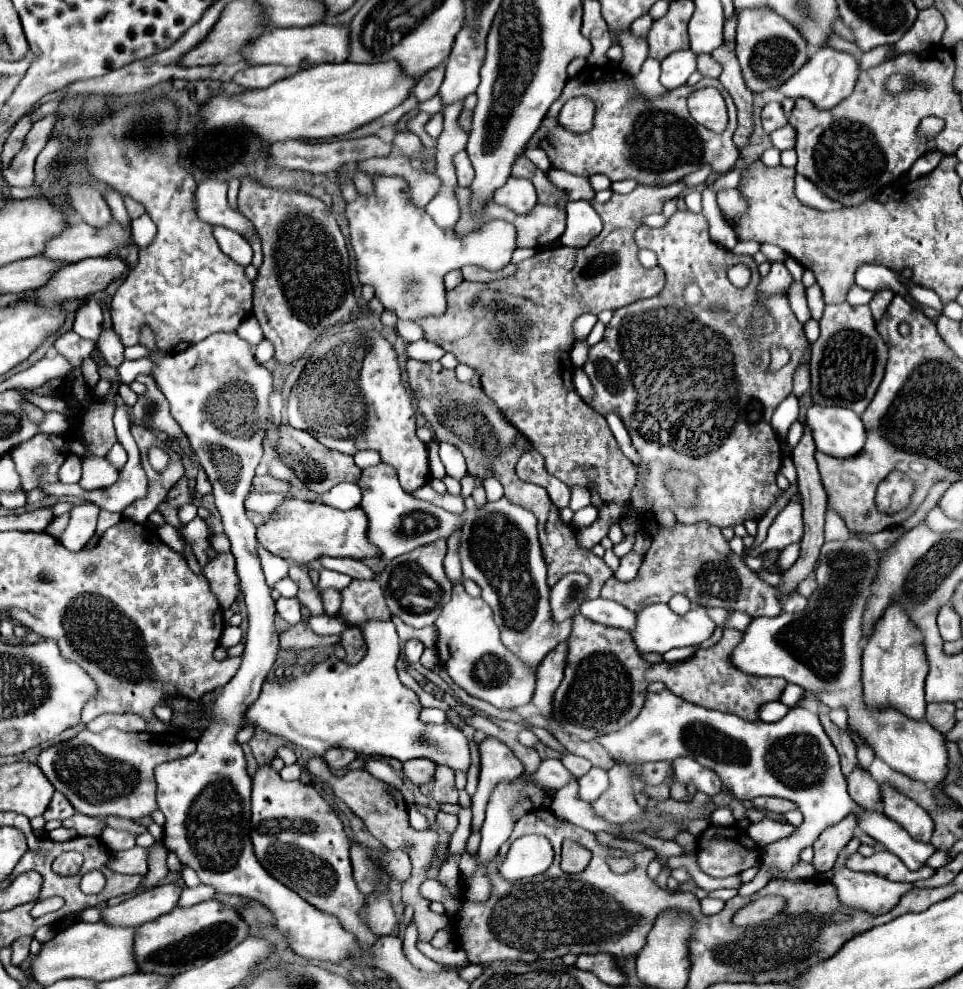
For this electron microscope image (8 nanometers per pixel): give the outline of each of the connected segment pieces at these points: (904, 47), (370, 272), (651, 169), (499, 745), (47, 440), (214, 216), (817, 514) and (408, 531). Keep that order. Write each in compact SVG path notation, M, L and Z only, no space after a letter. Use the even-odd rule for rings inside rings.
M933 6L925 8L919 12L911 30L899 42L895 42L895 50L891 56L901 52L921 52L933 44L939 44L943 32L945 32L945 20L943 16L939 16L939 10Z
M373 176L373 192L359 194L353 202L345 204L345 216L349 220L351 246L357 258L357 276L361 284L369 284L375 288L375 296L381 300L385 310L395 312L399 320L421 320L427 316L441 316L447 310L445 300L445 284L443 276L451 270L463 268L467 264L475 264L487 270L499 270L511 262L511 254L515 250L515 228L507 222L495 220L485 224L483 228L459 238L451 228L439 228L433 218L425 212L425 208L415 206L409 200L407 182L399 176Z
M603 66L603 68L585 68L579 76L567 82L563 94L559 96L559 100L553 102L541 128L535 132L535 138L531 138L529 148L533 146L543 148L553 168L567 170L571 174L579 174L585 178L593 174L605 174L611 182L635 178L639 184L661 186L681 180L683 176L699 170L699 166L703 164L709 164L711 170L717 174L729 172L739 158L739 150L731 138L735 128L737 128L737 108L719 80L703 78L692 89L689 86L681 86L665 94L665 98L641 102L631 96L629 76L625 76L621 70L613 66ZM708 86L717 88L727 102L729 126L723 134L715 134L705 126L697 124L687 110L687 96L699 88ZM577 96L585 96L595 104L595 124L589 132L583 134L575 134L557 122L563 104Z
M489 736L479 744L479 752L481 752L481 776L479 776L477 792L471 796L471 810L473 810L471 830L473 832L479 832L483 826L485 806L489 802L493 788L501 782L513 782L525 772L523 764L513 754L513 750L493 736Z
M67 432L61 436L39 434L15 446L9 452L17 466L17 472L21 476L21 486L25 492L37 488L41 482L57 482L57 470L61 468L61 464L65 462L65 456L69 454L71 438L73 438L73 432ZM37 466L43 466L45 470L37 474Z
M203 180L197 186L197 216L211 226L225 226L241 236L255 234L253 224L227 202L227 182L223 180Z
M805 426L805 434L801 438L801 442L797 444L797 448L793 450L791 458L795 462L795 468L797 468L797 482L799 482L799 494L803 496L803 522L805 522L805 534L803 534L803 540L801 540L801 556L799 560L787 570L781 574L781 584L777 586L777 590L781 592L781 598L785 598L787 594L791 592L797 592L797 586L815 570L817 566L817 560L819 560L819 550L823 546L823 524L825 524L825 506L827 506L827 494L825 494L825 488L821 484L821 476L819 476L819 470L817 470L817 462L813 458L815 454L815 444L813 444L813 436L811 436L811 430Z
M385 462L365 468L361 472L357 486L361 488L361 494L363 494L361 508L367 512L367 518L369 518L367 536L377 548L381 548L383 558L387 558L387 560L407 554L419 546L431 544L439 538L447 540L465 520L465 516L451 514L439 506L433 506L431 502L423 502L423 500L417 500L411 494L407 494L399 486L397 472Z

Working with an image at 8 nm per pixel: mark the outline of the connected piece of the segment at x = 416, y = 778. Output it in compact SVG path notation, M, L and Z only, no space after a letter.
M413 758L403 762L403 774L413 782L413 784L427 784L433 782L433 774L435 774L435 762L427 760L427 758Z

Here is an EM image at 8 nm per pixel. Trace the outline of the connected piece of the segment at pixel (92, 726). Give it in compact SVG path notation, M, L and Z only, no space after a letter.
M101 714L87 724L91 732L101 732L105 728L119 728L125 732L141 732L147 728L147 720L139 714Z

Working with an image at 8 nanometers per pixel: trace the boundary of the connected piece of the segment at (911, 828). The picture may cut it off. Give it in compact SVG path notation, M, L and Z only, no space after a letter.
M889 782L881 784L881 796L883 796L885 814L891 820L899 822L915 840L929 842L933 834L933 820L917 802L897 792Z

